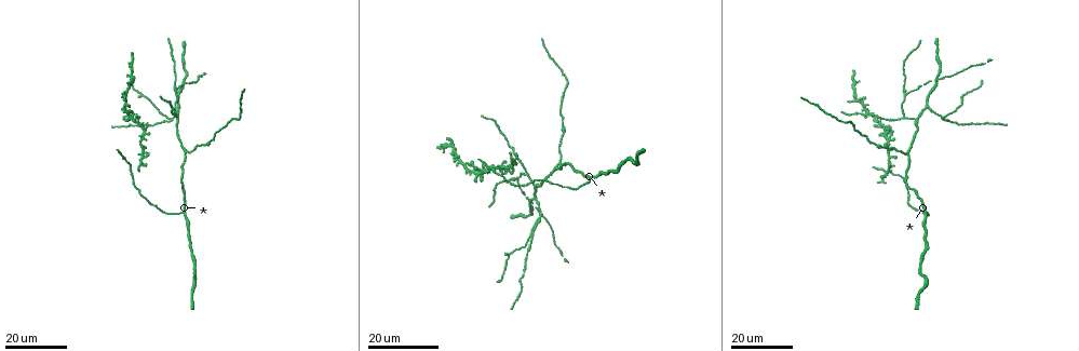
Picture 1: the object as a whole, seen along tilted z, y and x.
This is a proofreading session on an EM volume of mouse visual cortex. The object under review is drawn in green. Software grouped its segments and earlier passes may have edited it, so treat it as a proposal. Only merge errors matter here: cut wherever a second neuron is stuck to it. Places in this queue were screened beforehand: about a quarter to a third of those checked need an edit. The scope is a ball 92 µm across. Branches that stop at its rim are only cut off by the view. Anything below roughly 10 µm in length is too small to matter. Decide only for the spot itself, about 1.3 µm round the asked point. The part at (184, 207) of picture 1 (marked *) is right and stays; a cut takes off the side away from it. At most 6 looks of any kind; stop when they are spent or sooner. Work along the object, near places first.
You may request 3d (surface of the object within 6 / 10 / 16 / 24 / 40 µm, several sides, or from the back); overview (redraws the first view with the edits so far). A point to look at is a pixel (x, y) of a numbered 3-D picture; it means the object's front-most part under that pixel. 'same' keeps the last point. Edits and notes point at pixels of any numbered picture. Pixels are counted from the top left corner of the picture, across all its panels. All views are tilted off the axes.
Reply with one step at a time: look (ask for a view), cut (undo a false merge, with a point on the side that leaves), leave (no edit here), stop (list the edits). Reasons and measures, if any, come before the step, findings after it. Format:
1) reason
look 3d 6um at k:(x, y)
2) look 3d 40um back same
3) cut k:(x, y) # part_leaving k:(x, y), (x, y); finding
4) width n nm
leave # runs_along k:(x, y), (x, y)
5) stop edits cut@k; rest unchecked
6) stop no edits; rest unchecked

a fork
look 3d 24um at 1:(541, 216)

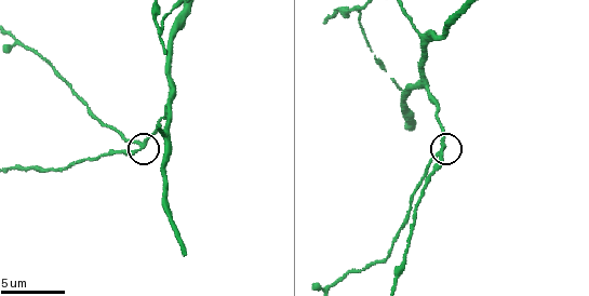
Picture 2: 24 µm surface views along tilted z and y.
look 3d 10um at 2:(144, 143)

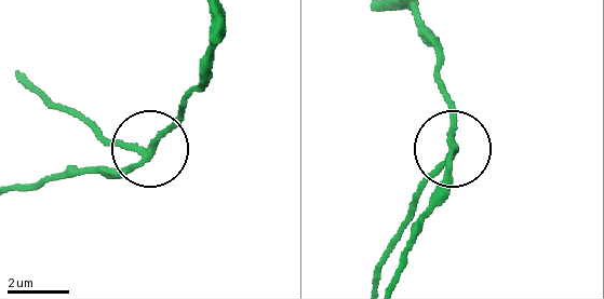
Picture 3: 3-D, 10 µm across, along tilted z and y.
width 200 nm
leave # runs_along 3:(214, 42), (201, 83), (151, 145), (128, 147), (96, 132); continuous, no second neuron

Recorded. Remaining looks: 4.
three-way junction
look 3d 24um at 1:(907, 152)

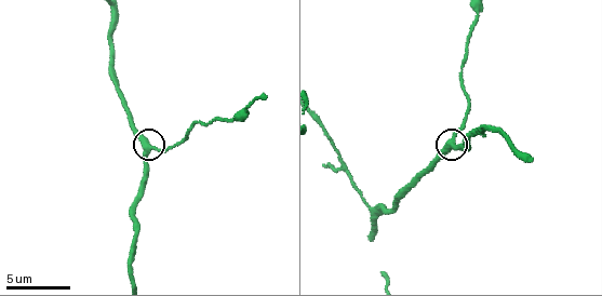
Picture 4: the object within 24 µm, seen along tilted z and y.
look 3d 10um at 4:(151, 147)

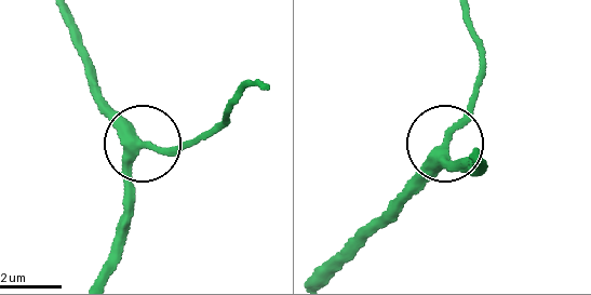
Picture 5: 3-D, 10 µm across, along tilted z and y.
arms 3
leave # runs_along 5:(482, 152), (455, 170), (444, 151), (448, 130), (480, 88); continuous, no second neuron

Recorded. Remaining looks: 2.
a fork
look 3d 16um at 2:(428, 84)

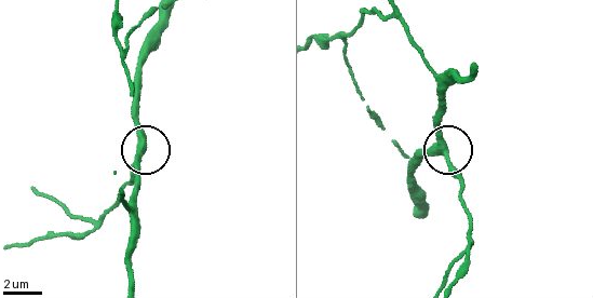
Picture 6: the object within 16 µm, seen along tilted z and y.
look 3d 16um back at 6:(446, 154)

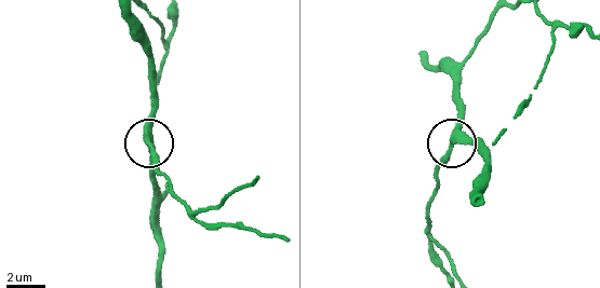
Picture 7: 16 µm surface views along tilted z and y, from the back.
arms 3
leave # runs_along 7:(159, 276), (148, 140), (150, 79); one neuron here

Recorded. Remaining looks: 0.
stop no edits; rest unchecked

